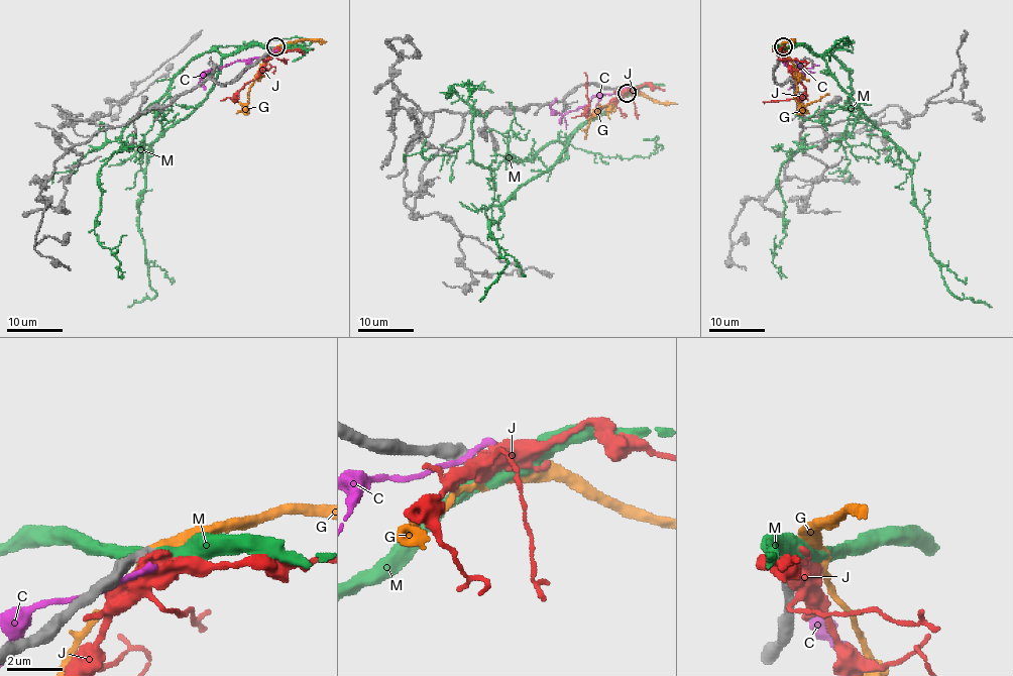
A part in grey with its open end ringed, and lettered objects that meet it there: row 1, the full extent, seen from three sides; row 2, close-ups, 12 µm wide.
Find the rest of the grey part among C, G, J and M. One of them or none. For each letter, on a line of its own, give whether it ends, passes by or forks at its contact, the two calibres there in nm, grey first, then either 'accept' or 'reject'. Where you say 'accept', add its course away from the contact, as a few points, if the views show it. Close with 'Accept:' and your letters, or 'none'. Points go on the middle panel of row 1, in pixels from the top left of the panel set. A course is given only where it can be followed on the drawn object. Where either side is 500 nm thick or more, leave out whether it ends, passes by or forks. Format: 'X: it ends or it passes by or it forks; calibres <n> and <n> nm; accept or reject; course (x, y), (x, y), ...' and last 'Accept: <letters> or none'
C: it passes by; calibres 440 and 180 nm; reject
G: it passes by; calibres 360 and 280 nm; accept; course (627, 94), (595, 110), (584, 138)
J: calibres 480 and 800 nm; reject
M: it passes by; calibres 400 and 460 nm; reject
Accept: G

